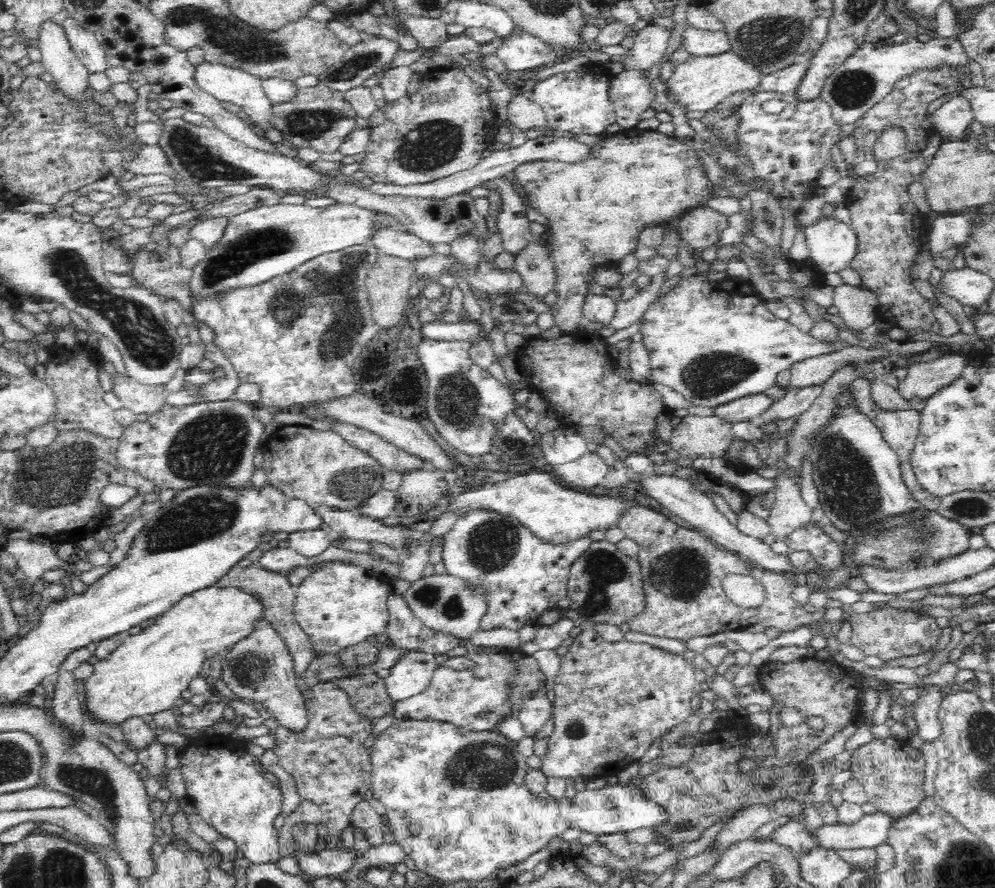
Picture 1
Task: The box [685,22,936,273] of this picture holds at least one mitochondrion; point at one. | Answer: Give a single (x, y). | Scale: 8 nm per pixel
(851, 90)

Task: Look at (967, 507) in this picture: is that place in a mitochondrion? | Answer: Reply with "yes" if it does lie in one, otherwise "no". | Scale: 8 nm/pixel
yes

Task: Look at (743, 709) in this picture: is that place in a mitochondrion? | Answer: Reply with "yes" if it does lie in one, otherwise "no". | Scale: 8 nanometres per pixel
no

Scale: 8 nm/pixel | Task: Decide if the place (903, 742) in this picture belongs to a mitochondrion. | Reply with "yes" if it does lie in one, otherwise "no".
no

